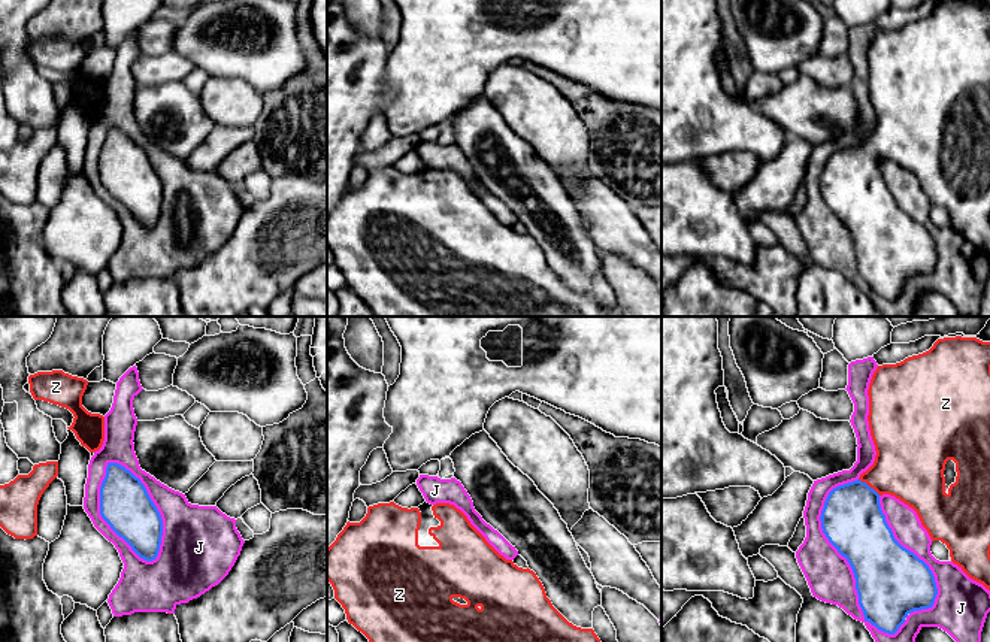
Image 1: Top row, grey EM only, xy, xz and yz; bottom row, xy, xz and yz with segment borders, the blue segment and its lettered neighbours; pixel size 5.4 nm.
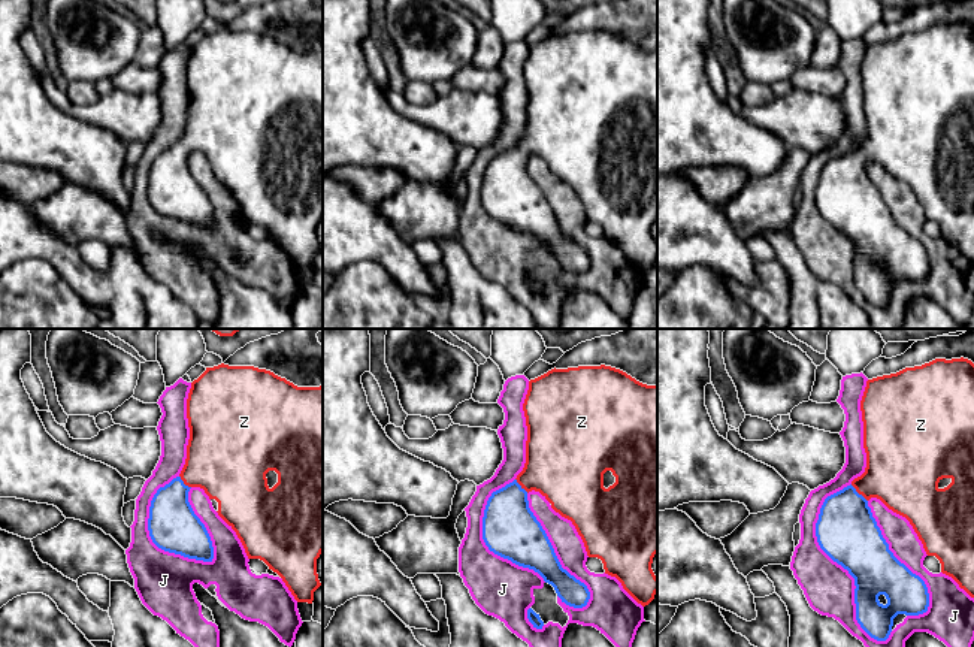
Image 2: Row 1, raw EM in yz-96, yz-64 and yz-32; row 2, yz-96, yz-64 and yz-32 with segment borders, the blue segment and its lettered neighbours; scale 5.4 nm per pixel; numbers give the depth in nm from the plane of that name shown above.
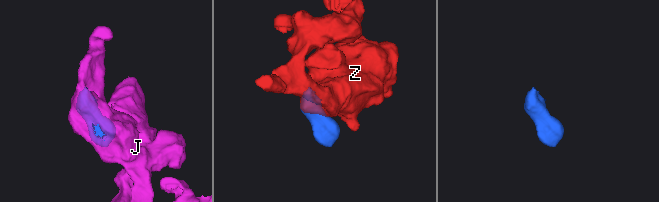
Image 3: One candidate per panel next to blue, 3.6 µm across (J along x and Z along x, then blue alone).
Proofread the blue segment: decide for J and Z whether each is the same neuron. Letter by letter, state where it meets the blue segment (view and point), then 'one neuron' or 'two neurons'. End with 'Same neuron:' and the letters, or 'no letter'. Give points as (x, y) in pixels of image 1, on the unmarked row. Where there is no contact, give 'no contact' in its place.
J: xy (100, 179) | two neurons
Z: yz (868, 151) | one neuron
Same neuron: Z

